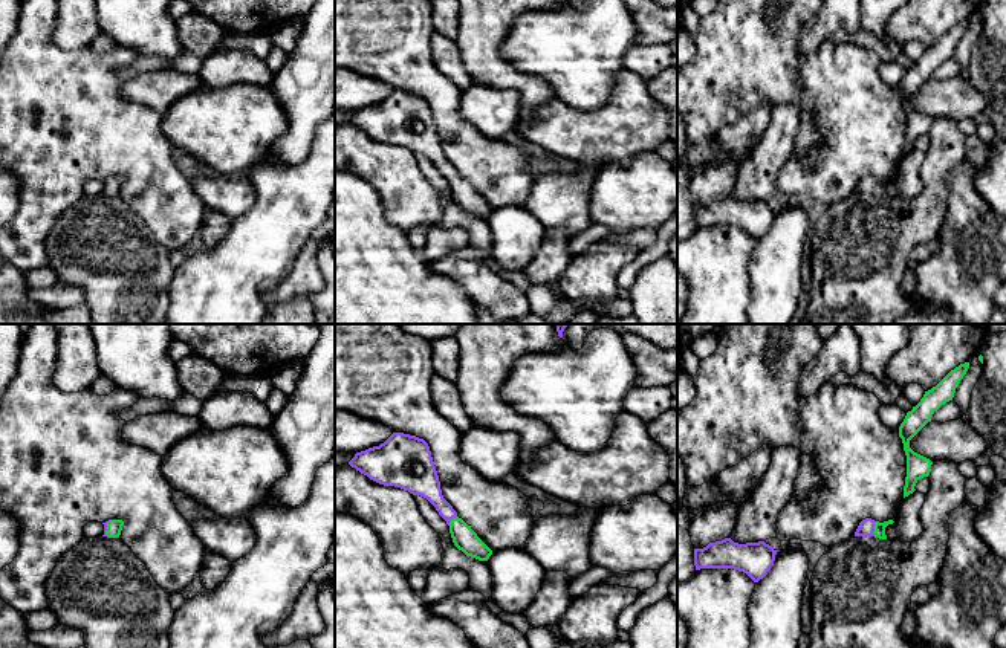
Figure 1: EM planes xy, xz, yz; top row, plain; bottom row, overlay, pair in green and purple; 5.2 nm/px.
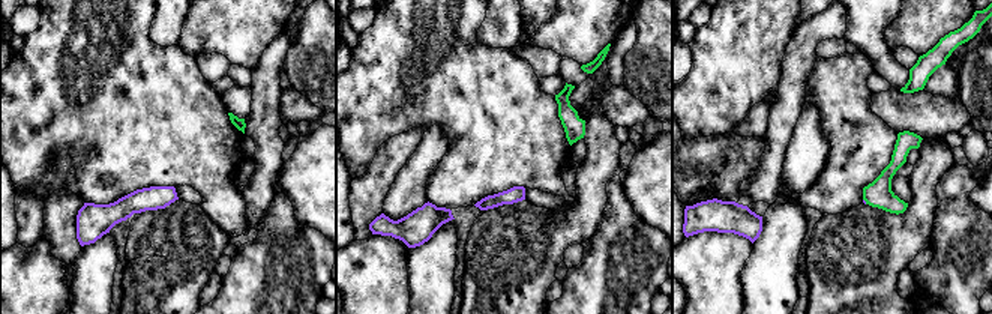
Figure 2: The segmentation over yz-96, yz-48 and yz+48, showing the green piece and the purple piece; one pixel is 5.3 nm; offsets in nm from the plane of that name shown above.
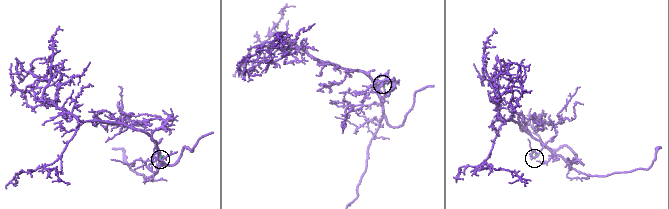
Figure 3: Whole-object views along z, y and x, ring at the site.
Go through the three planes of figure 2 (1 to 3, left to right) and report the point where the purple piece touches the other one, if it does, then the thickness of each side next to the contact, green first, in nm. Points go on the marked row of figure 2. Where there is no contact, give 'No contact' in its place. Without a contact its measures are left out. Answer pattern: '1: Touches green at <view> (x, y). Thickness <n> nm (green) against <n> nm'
1: No contact
2: No contact
3: Touches green at yz+48 (865, 200). Thickness 140 nm (green) against 20 nm

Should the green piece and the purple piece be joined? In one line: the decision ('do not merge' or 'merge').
merge

